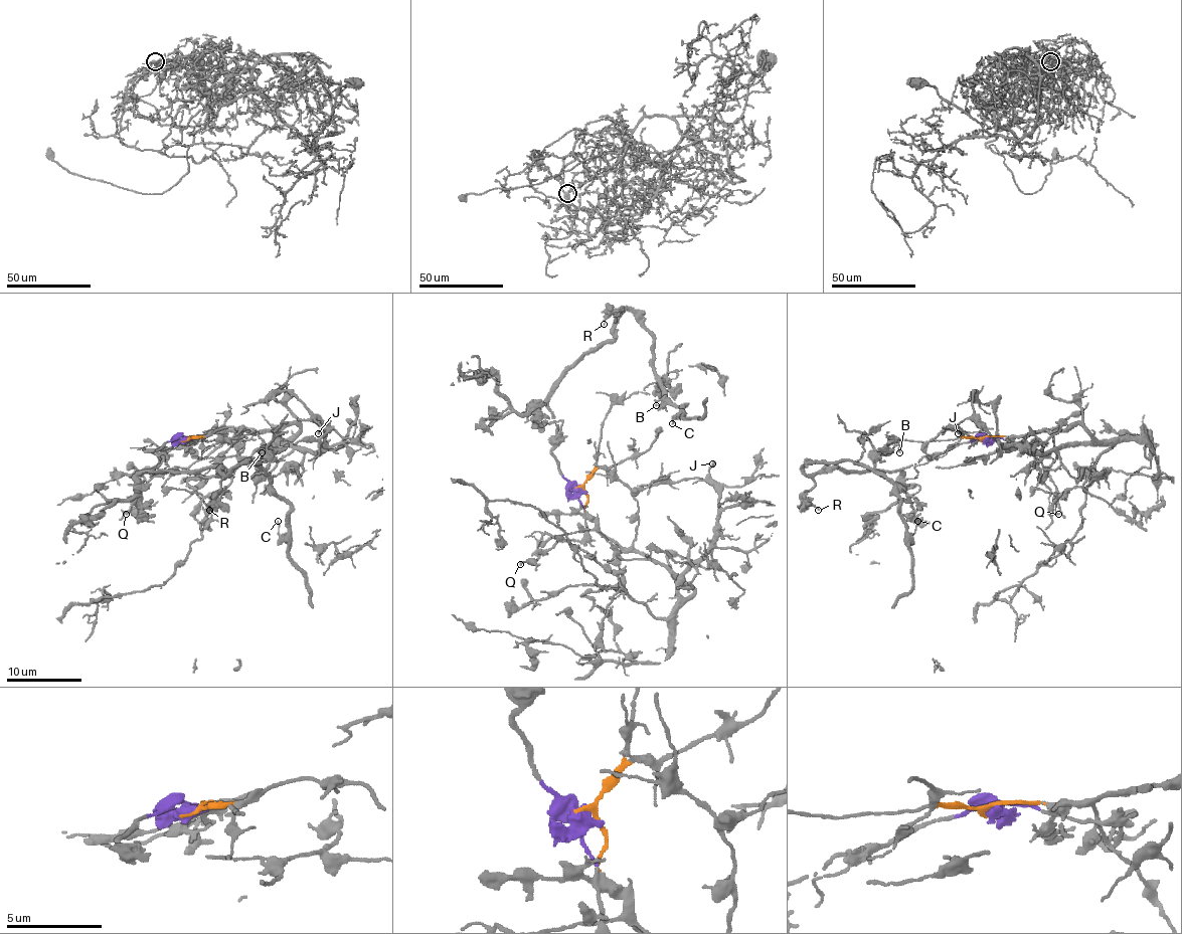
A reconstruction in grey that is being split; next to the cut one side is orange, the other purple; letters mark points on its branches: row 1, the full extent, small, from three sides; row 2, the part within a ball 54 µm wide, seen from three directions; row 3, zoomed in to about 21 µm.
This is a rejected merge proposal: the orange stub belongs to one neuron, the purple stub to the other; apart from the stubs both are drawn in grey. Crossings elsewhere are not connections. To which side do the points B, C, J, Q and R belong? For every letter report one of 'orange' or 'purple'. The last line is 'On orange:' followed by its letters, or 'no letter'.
B: purple
C: purple
J: orange
Q: orange
R: purple
On orange: J, Q

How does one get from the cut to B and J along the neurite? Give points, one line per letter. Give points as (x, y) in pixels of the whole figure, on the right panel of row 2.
B: (982, 439), (901, 470), (804, 472), (808, 463), (832, 462), (871, 468), (893, 445), (899, 452)
J: (982, 439), (1077, 424), (1092, 435), (1034, 450), (999, 443), (971, 419), (956, 426), (958, 434)

